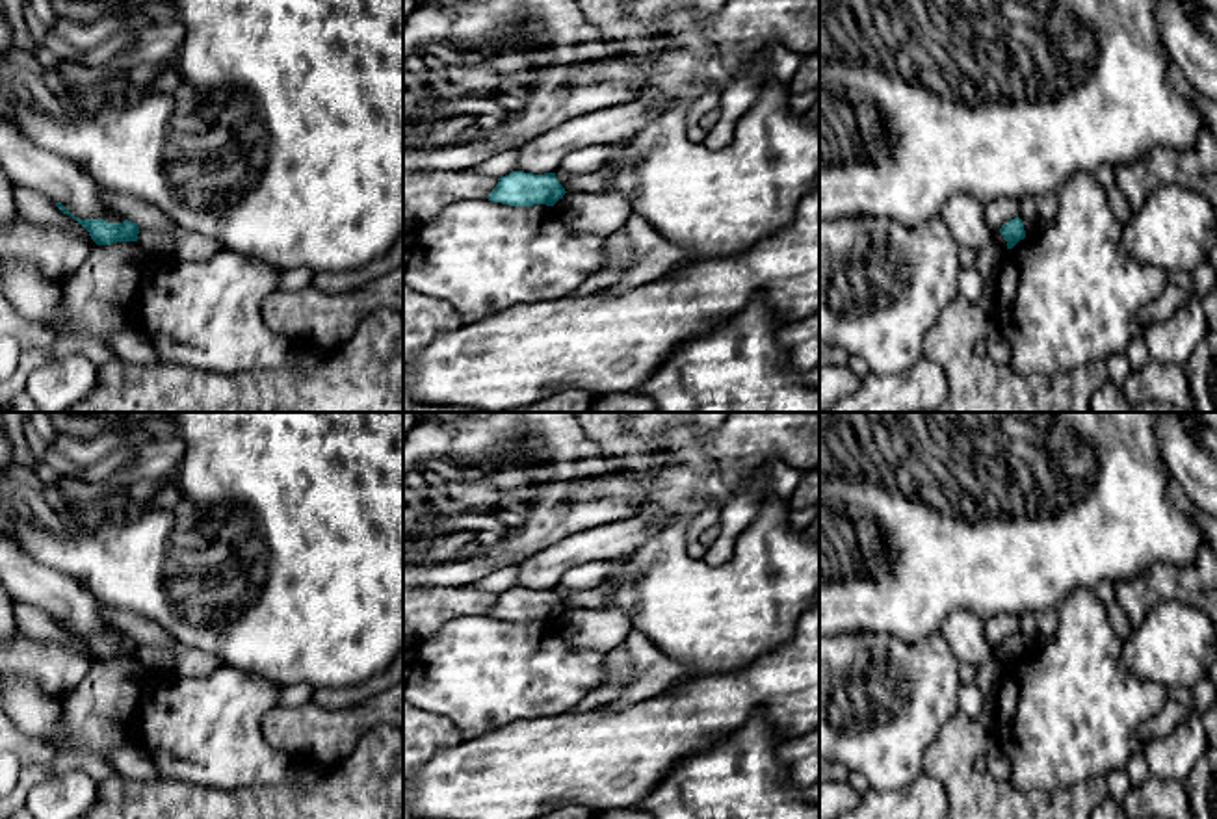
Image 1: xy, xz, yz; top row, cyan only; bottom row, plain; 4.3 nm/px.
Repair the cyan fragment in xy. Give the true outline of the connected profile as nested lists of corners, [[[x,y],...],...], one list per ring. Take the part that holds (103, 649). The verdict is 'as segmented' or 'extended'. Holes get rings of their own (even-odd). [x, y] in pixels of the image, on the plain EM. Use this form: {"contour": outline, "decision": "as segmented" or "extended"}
{"contour": [[[56,618],[56,622],[71,631],[74,637],[78,637],[91,652],[91,656],[97,659],[97,661],[111,661],[111,659],[117,659],[117,657],[137,657],[137,650],[139,650],[139,643],[128,635],[124,635],[123,639],[108,639],[104,635],[80,635],[80,633],[74,633],[61,618]]], "decision": "as segmented"}

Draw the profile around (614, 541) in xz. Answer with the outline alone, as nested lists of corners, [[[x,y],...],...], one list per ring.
[[[645,511],[621,522],[574,533],[518,563],[518,587],[533,591],[556,589],[570,566],[624,559],[647,542],[650,529],[660,529],[665,524],[667,518],[660,513]]]

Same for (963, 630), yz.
[[[966,609],[951,613],[940,626],[948,646],[959,663],[983,665],[994,659],[994,648],[985,637],[985,620]]]

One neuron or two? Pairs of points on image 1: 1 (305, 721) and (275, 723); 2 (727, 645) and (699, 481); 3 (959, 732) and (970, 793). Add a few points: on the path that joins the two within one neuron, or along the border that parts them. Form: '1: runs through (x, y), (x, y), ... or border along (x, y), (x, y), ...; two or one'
1: runs through (298, 723), (283, 723); one
2: runs through (686, 604), (675, 593), (677, 522); one
3: runs through (967, 747), (970, 779); one

